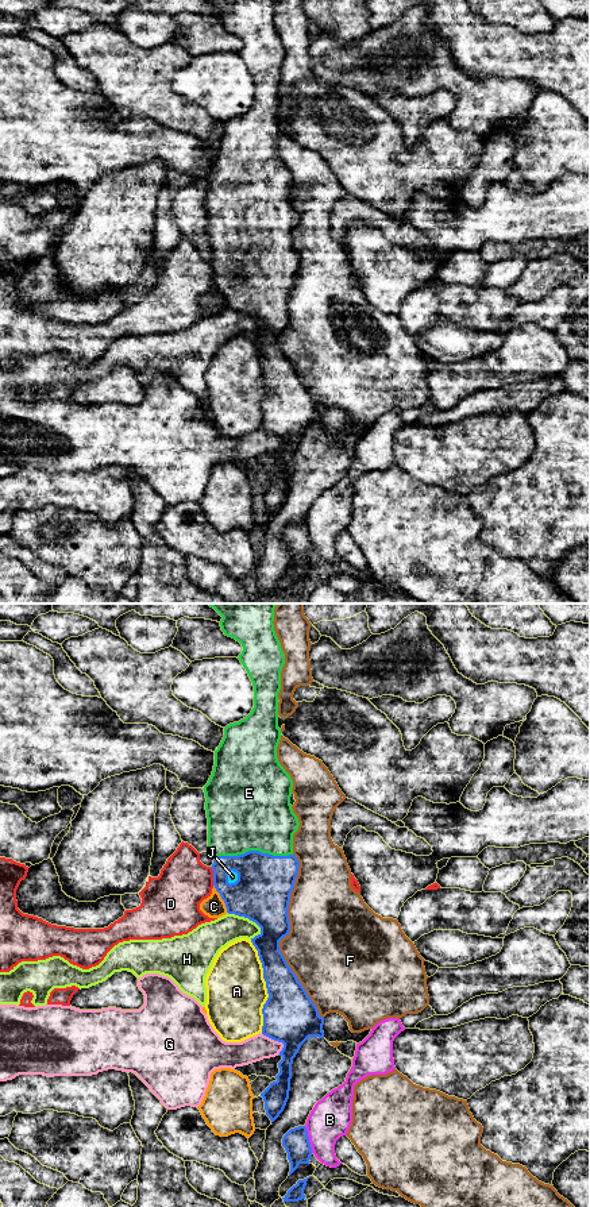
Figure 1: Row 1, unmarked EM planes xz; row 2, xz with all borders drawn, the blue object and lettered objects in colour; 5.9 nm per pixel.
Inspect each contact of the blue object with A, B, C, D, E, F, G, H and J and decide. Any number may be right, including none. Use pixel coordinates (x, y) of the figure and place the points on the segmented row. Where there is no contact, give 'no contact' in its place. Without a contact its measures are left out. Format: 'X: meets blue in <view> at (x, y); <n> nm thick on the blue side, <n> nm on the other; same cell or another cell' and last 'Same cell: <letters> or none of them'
A: meets blue in xz at (266, 986); 320 nm thick on the blue side, 360 nm on the other; another cell
B: meets blue in xz at (308, 1140); 160 nm thick on the blue side, 240 nm on the other; another cell
C: meets blue in xz at (222, 898); 340 nm thick on the blue side, 140 nm on the other; another cell
D: meets blue in xz at (213, 876); 260 nm thick on the blue side, 300 nm on the other; another cell
E: meets blue in xz at (253, 851); 340 nm thick on the blue side, 500 nm on the other; same cell
F: meets blue in xz at (285, 936); 280 nm thick on the blue side, 480 nm on the other; another cell
G: meets blue in xz at (277, 1040); 320 nm thick on the blue side, 150 nm on the other; another cell
H: meets blue in xz at (246, 917); 340 nm thick on the blue side, 190 nm on the other; another cell
J: meets blue in xz at (227, 876); 340 nm thick on the blue side, 60 nm on the other; same cell
Same cell: E, J

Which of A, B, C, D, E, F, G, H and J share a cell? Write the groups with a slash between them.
A / B / C / D / E J / F / G / H

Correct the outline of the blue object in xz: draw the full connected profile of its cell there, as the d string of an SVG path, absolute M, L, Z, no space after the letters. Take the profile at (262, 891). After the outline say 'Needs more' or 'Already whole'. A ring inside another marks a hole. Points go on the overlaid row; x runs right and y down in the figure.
M278 604L208 605L223 617L220 626L224 635L242 644L238 659L254 686L254 707L246 718L224 728L224 737L215 751L212 775L203 790L207 798L208 847L215 856L211 867L213 886L228 914L248 918L261 928L251 942L258 950L269 994L262 1009L262 1034L284 1044L278 1054L282 1060L277 1080L261 1094L266 1115L274 1122L289 1099L293 1058L309 1037L324 1038L324 1018L279 950L279 941L290 932L288 909L300 867L293 855L293 834L300 826L290 805L293 780L277 757L282 736L278 728L278 693L285 653L273 624Z. Needs more

